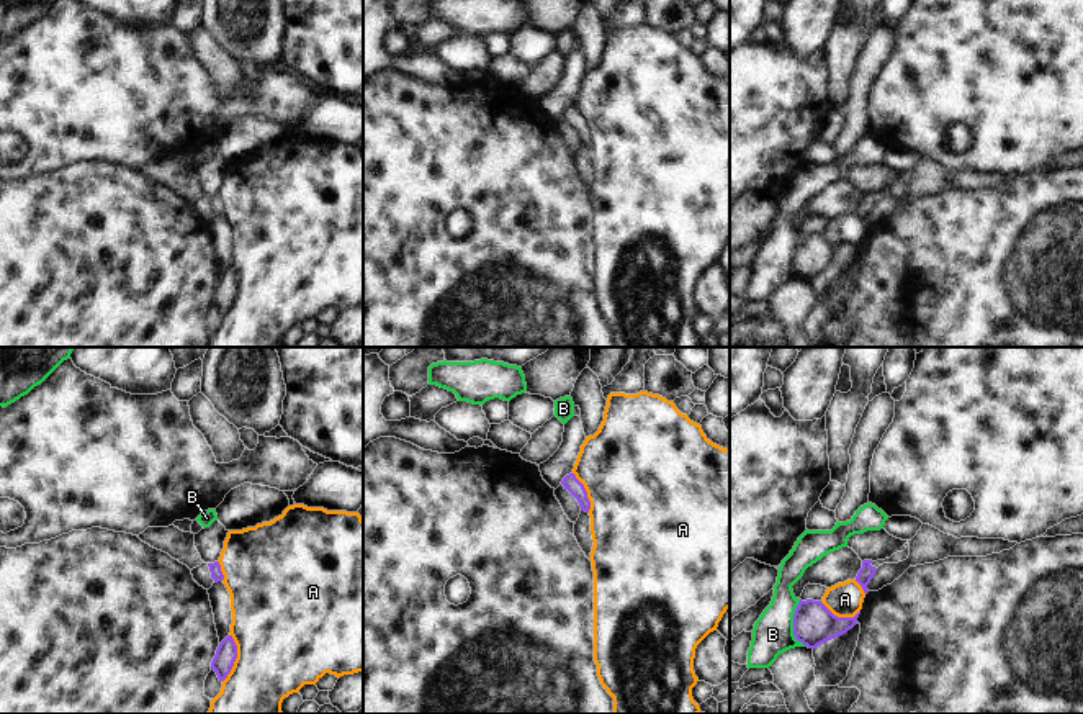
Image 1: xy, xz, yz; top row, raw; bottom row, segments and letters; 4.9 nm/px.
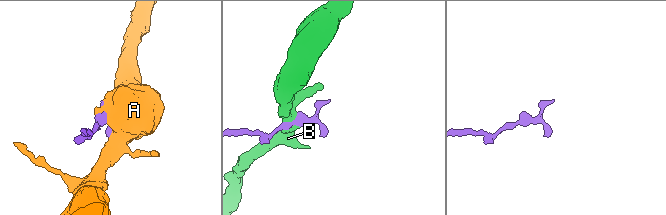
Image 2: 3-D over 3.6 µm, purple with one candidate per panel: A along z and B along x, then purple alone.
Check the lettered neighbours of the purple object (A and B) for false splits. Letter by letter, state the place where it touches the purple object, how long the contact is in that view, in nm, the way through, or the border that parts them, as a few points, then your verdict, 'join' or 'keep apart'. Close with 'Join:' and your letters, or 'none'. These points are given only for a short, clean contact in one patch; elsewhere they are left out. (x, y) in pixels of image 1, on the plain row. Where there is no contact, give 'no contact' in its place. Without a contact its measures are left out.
A: meets purple in xy at (236, 290); contact 240 nm long; keep apart
B: meets purple in yz at (794, 257); contact 240 nm long; border along yz (800, 233), (794, 248), (794, 269), (807, 279); keep apart
Join: none

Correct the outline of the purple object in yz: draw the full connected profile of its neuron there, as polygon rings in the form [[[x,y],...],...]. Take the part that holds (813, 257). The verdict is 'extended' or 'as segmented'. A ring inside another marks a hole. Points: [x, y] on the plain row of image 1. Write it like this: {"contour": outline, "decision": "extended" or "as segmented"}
{"contour": [[[800,233],[793,247],[793,269],[808,282],[816,282],[852,262],[859,247],[861,244],[854,251],[838,251],[821,234]]], "decision": "as segmented"}

